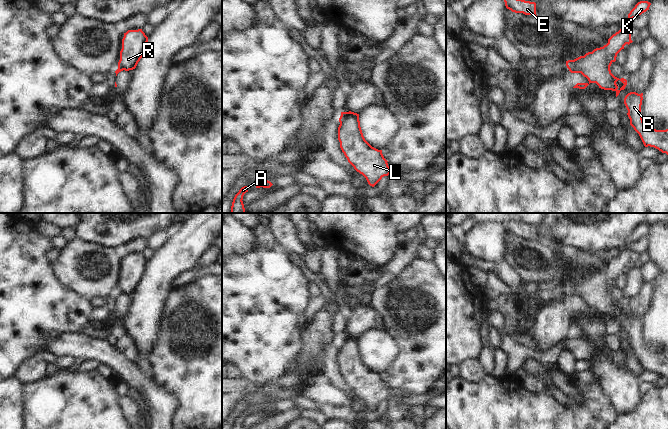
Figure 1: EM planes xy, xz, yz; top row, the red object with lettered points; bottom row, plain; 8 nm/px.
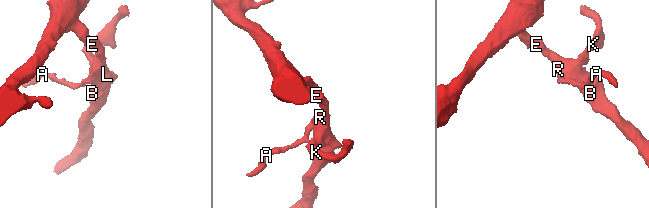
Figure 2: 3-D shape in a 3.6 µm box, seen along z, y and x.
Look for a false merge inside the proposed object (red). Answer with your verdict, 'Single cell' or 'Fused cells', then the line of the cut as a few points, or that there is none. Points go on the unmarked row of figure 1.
Fused cells. Split along xz (346, 336), (346, 340), (340, 346)

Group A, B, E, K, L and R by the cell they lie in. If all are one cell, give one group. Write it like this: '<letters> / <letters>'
A / B E K L R

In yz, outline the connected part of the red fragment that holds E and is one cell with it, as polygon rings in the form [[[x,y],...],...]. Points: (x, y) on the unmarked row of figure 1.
[[[507,220],[504,223],[507,233],[515,237],[523,237],[525,239],[536,239],[536,227],[517,223],[514,220]]]

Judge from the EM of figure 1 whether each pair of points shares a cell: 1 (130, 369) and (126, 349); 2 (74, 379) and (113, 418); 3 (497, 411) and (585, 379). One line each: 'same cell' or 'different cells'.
1: different cells
2: same cell
3: different cells

